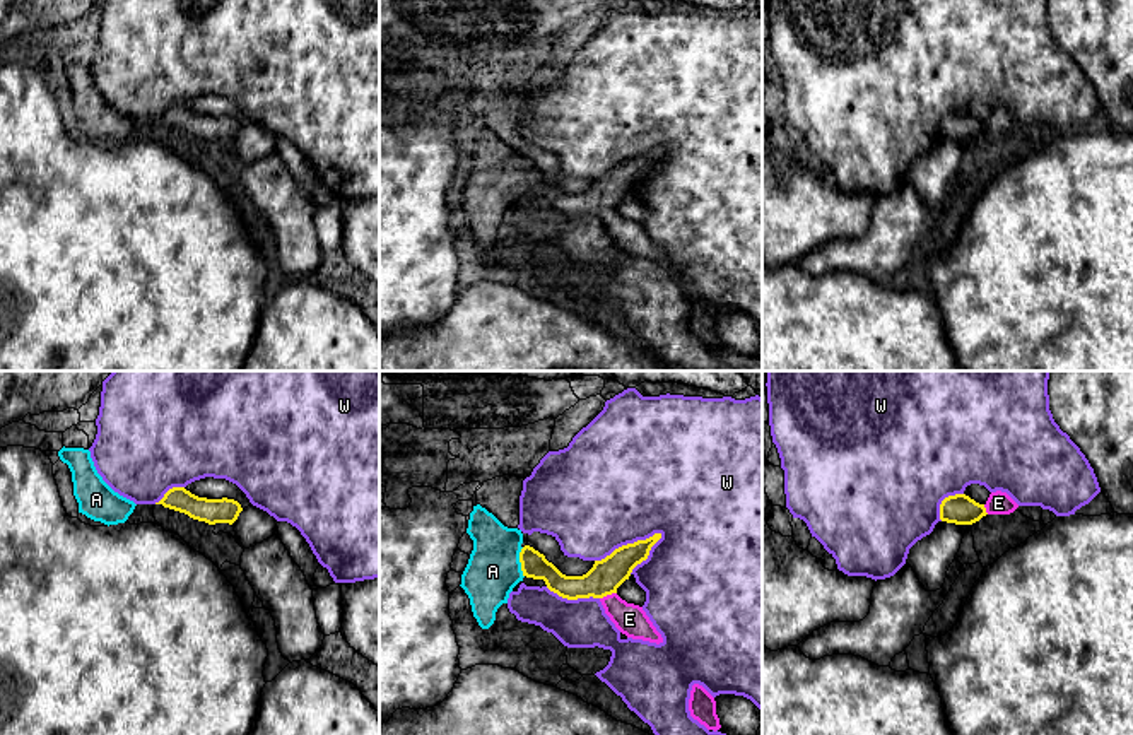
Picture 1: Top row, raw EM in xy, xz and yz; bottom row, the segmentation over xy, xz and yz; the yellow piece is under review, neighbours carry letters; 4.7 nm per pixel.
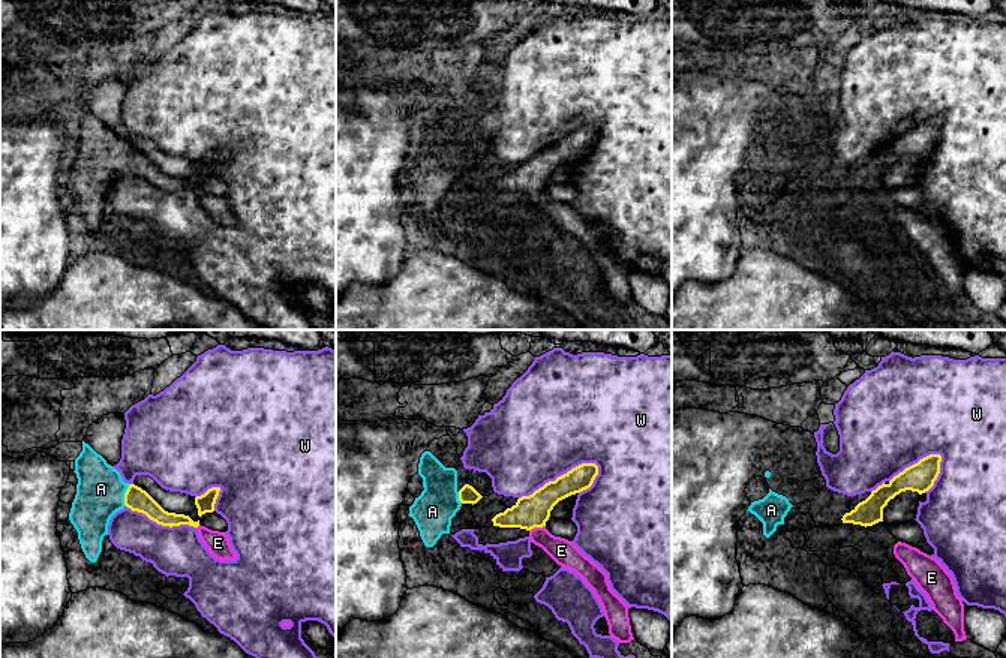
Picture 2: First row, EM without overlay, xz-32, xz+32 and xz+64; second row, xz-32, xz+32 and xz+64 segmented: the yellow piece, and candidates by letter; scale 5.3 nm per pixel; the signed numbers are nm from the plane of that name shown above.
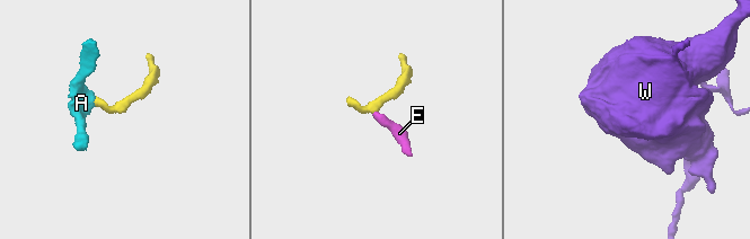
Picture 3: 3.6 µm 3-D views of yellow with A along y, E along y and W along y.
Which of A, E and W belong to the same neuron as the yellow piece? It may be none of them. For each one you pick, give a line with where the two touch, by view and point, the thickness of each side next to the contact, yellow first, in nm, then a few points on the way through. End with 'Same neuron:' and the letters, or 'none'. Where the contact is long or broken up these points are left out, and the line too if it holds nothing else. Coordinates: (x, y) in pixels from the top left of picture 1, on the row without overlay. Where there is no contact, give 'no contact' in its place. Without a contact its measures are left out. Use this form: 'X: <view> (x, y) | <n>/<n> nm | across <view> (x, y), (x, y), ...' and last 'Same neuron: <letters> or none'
A: xz (520, 178) | 130/240 nm | across xz (534, 182), (520, 178), (501, 180), (493, 188)
E: xz (607, 211) | 160/150 nm | across xz (605, 194), (607, 211), (629, 236)
Same neuron: A, E

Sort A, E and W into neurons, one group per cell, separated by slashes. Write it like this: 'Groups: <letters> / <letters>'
Groups: A E / W

